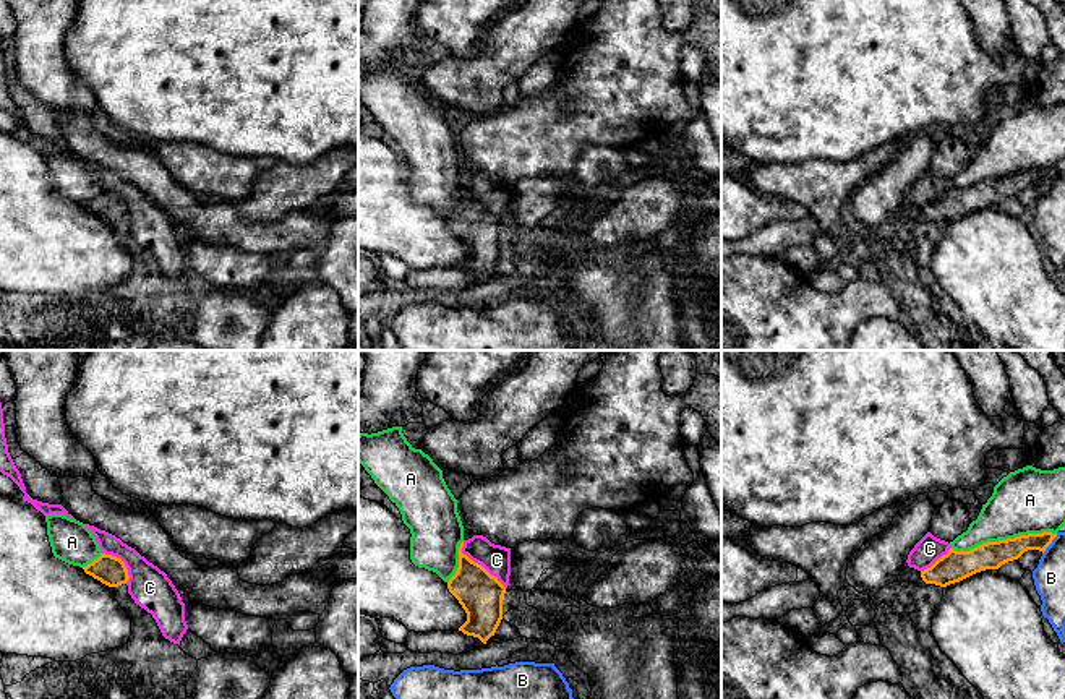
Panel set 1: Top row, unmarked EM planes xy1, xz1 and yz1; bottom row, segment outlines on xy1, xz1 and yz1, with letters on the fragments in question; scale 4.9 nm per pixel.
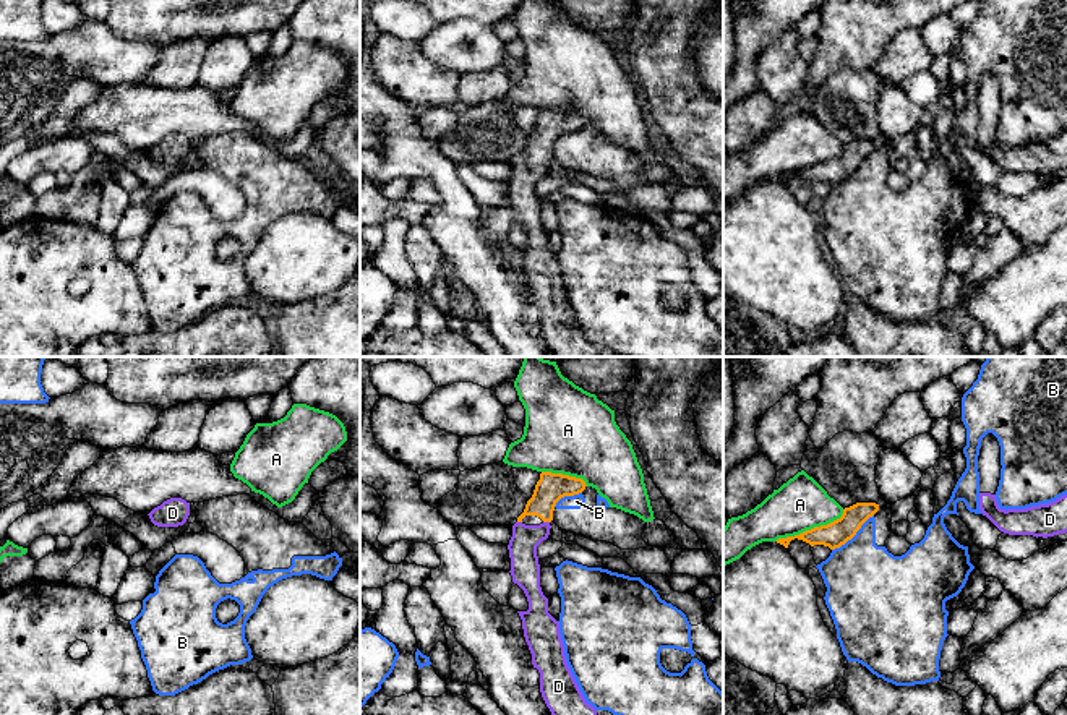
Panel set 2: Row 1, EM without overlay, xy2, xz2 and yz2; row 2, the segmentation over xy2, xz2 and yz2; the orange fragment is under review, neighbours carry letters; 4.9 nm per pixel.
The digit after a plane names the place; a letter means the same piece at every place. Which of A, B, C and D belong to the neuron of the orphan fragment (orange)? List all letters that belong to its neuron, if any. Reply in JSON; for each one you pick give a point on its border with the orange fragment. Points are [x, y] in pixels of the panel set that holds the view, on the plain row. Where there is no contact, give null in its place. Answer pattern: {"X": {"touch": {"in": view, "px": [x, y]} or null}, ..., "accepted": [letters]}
{"D": {"touch": {"in": "xz2", "px": [547, 158]}}, "accepted": ["D"]}

